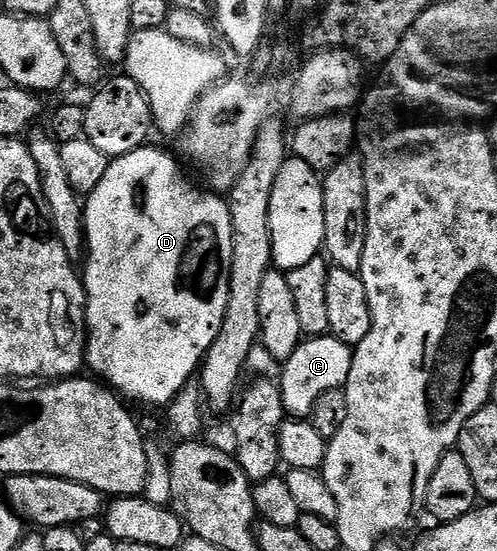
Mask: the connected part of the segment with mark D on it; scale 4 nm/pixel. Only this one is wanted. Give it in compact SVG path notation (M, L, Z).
M155 144L143 145L141 149L130 151L126 155L109 160L106 176L92 193L87 194L84 207L84 240L86 256L82 262L82 280L84 292L88 295L88 306L84 314L88 316L88 352L86 365L93 369L101 382L107 383L121 398L129 402L141 401L144 405L161 405L167 407L182 391L188 381L197 376L204 356L218 339L218 331L222 327L222 319L226 315L226 303L230 295L228 276L232 262L232 220L228 210L228 202L219 192L199 189L188 182L180 165L164 149L155 149Z

